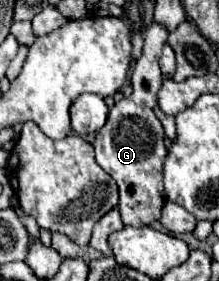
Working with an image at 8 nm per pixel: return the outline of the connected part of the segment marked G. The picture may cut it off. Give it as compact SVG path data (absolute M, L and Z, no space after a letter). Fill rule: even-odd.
M155 21L147 27L143 55L133 65L131 75L133 93L113 105L107 123L97 131L97 137L93 141L95 161L101 165L105 173L109 173L115 179L119 187L121 219L125 225L133 227L143 227L157 221L167 199L163 193L163 161L167 151L163 145L161 121L153 113L153 107L157 105L155 93L159 91L159 85L163 81L157 59L161 47L167 41L167 35L169 35L167 29L163 29Z

